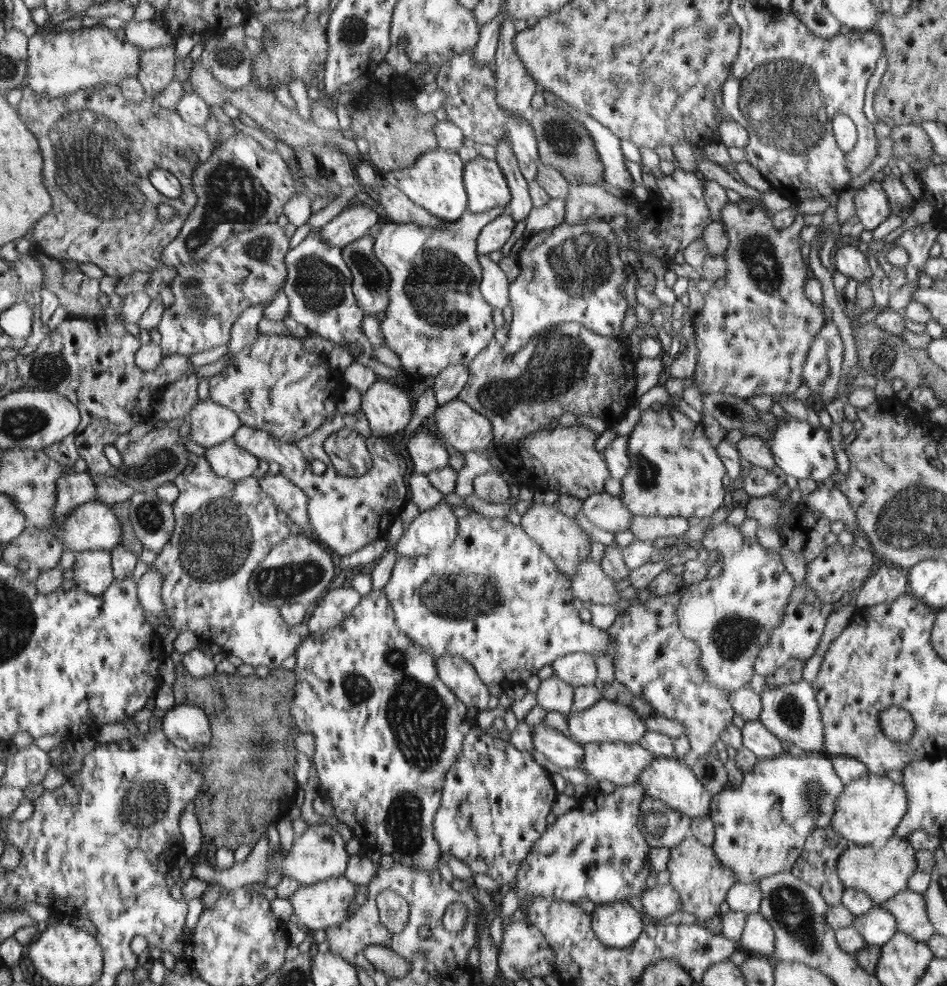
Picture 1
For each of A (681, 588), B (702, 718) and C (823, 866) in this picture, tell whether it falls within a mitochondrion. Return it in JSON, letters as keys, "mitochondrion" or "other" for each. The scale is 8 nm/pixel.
{"A":"other","B":"other","C":"other"}

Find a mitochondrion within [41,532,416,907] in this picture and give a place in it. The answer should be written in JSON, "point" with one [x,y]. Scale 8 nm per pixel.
{"point":[143,802]}

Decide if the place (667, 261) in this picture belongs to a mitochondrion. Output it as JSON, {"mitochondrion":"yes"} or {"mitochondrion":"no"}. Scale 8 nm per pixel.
{"mitochondrion":"no"}

